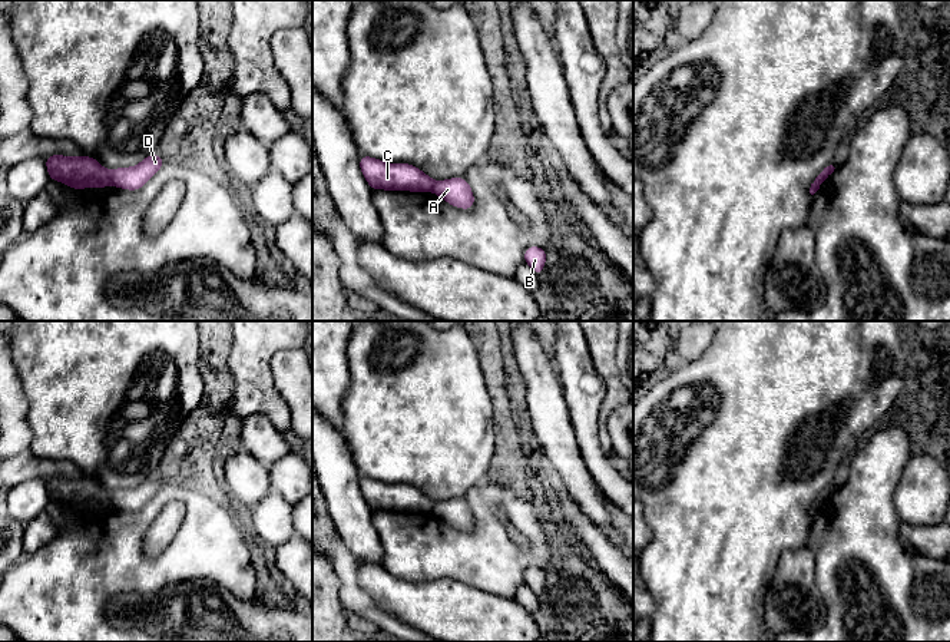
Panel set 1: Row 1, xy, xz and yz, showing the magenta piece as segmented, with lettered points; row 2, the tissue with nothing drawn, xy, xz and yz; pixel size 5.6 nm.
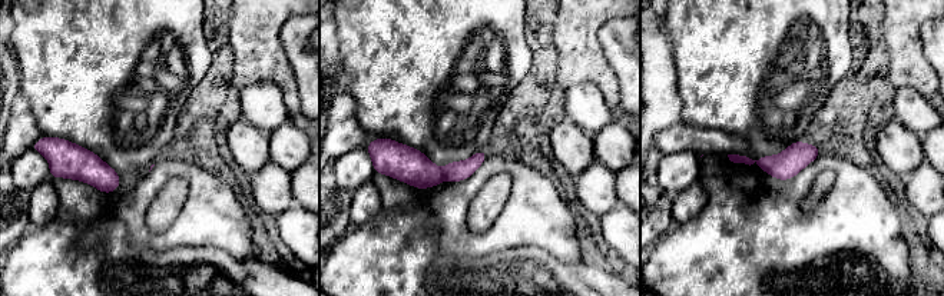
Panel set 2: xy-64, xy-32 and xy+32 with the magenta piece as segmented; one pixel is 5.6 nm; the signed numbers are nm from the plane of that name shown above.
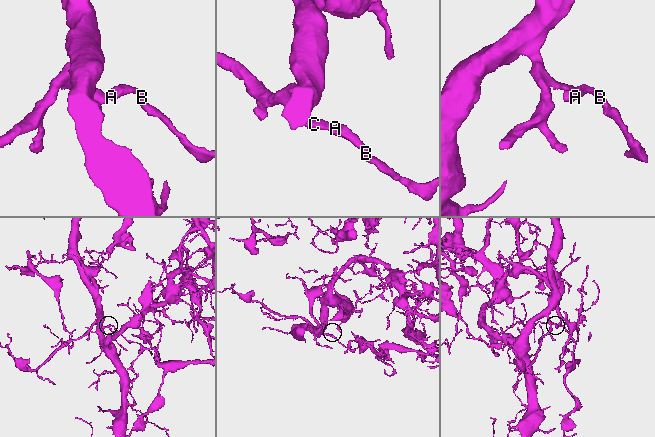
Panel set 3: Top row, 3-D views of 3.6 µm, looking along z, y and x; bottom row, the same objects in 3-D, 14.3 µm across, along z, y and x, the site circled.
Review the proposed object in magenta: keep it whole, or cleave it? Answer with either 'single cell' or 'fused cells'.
fused cells

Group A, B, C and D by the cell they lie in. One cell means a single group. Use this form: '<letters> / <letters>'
A B D / C

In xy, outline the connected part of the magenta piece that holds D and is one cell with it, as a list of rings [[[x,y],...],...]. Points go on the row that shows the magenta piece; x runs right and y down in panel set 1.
[[[149,155],[136,166],[110,171],[112,182],[120,189],[140,189],[160,169],[163,162],[162,156]]]

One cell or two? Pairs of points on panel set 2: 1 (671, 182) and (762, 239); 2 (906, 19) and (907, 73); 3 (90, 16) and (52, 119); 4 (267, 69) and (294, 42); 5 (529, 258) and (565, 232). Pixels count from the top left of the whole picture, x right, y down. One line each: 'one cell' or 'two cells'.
1: two cells
2: one cell
3: one cell
4: two cells
5: two cells

